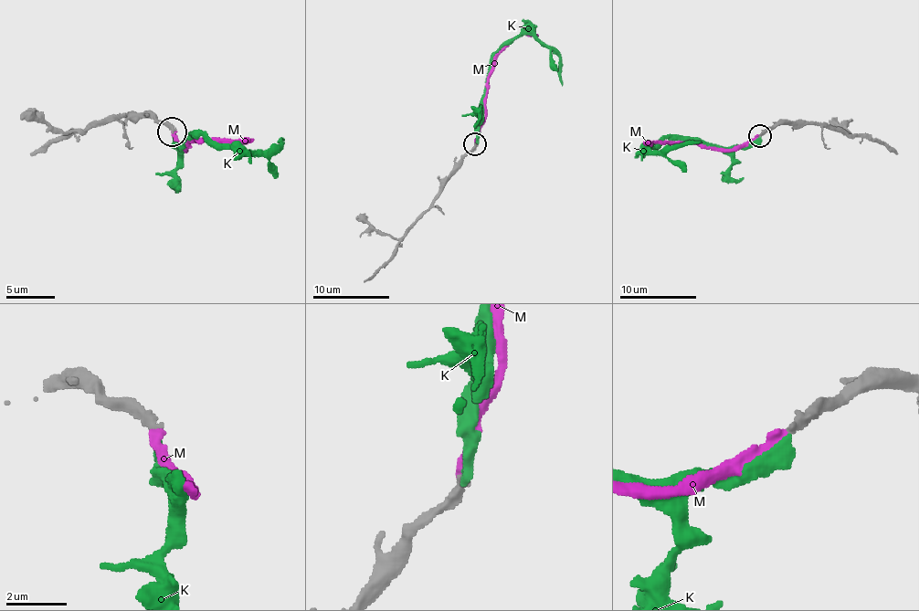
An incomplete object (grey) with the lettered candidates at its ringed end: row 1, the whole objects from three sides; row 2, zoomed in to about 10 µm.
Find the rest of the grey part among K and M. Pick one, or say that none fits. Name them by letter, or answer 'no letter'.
M

